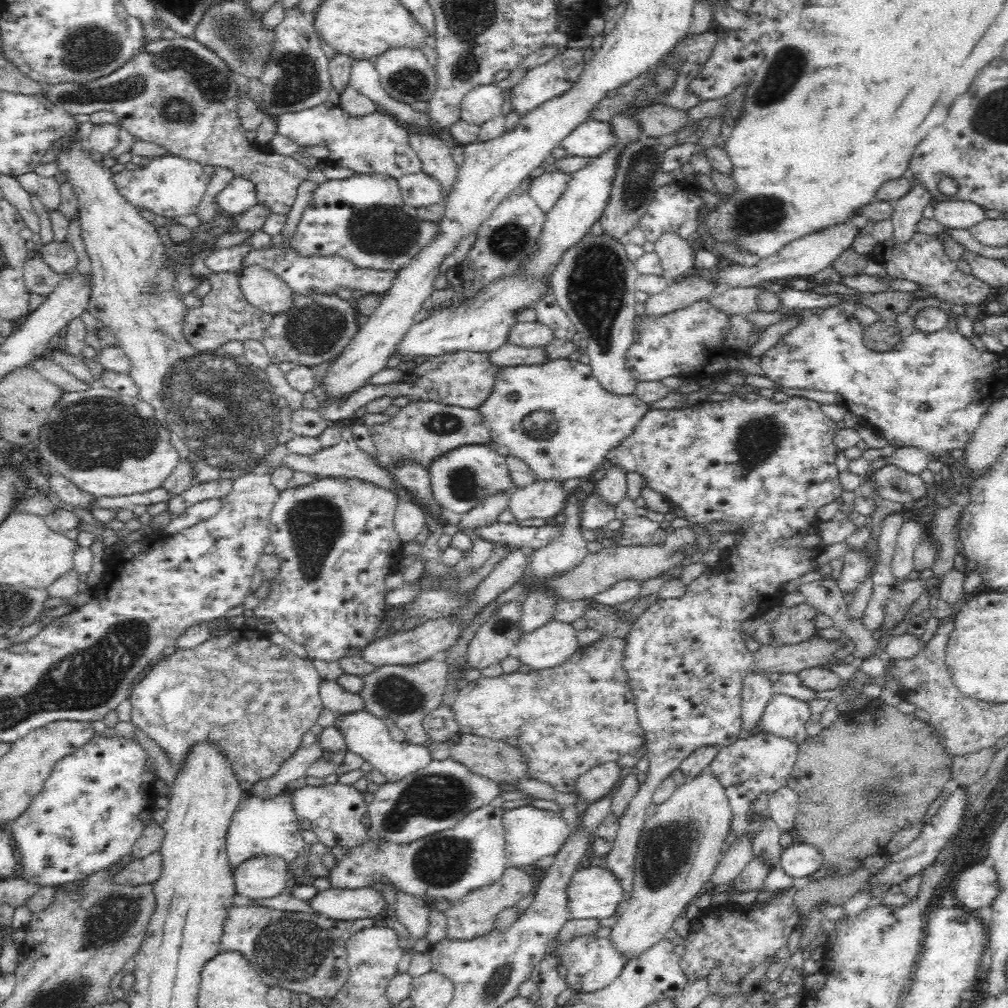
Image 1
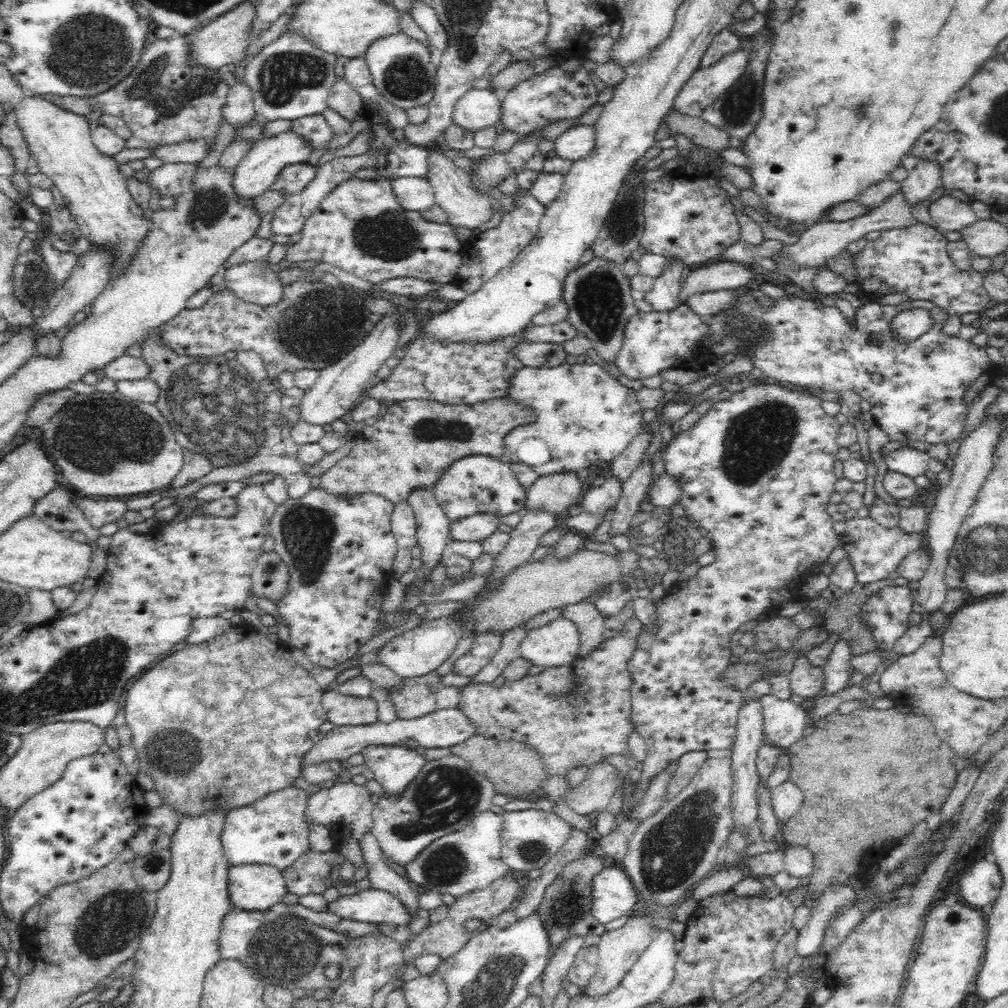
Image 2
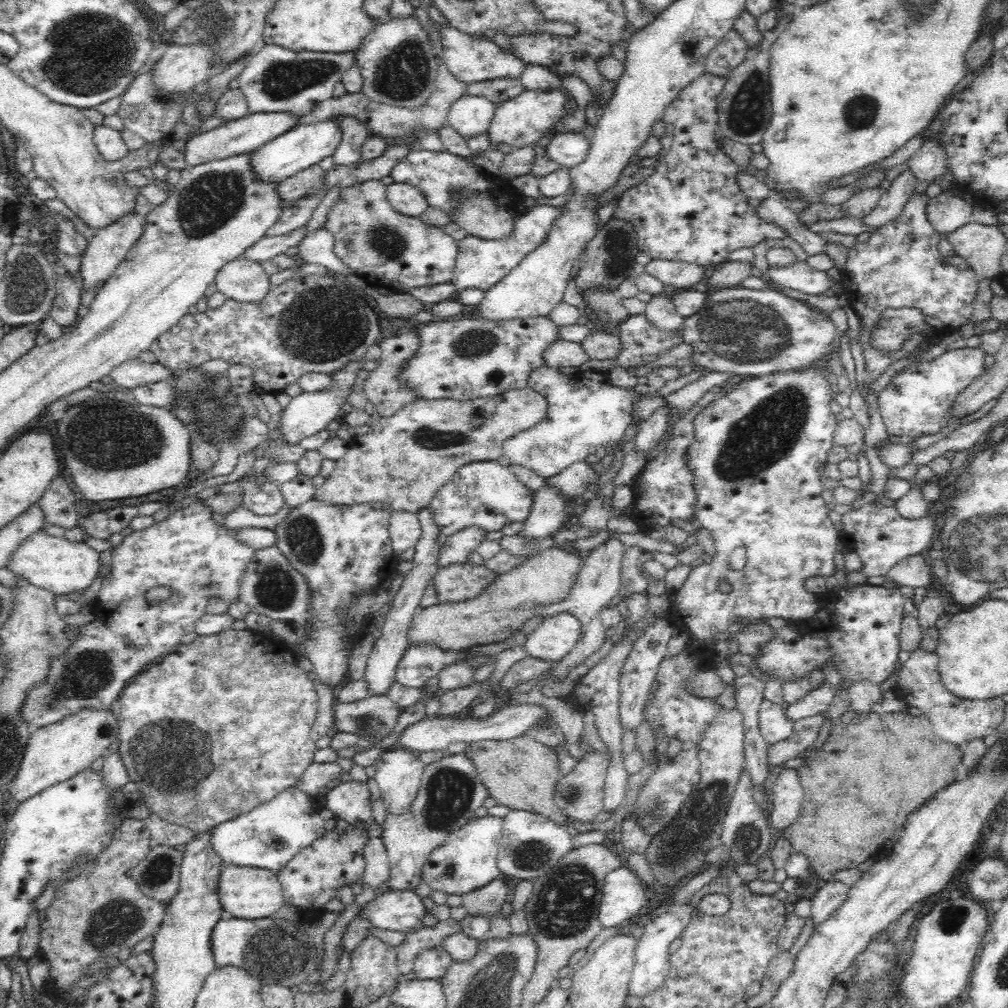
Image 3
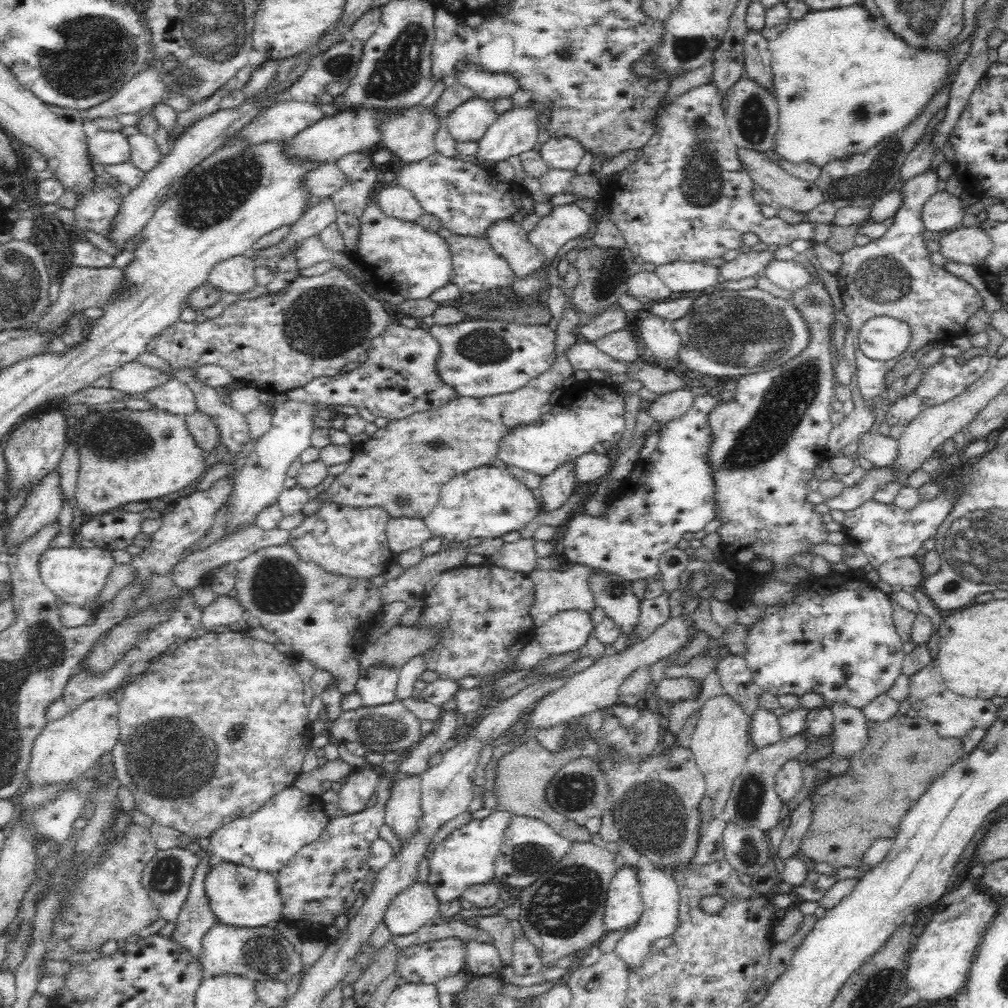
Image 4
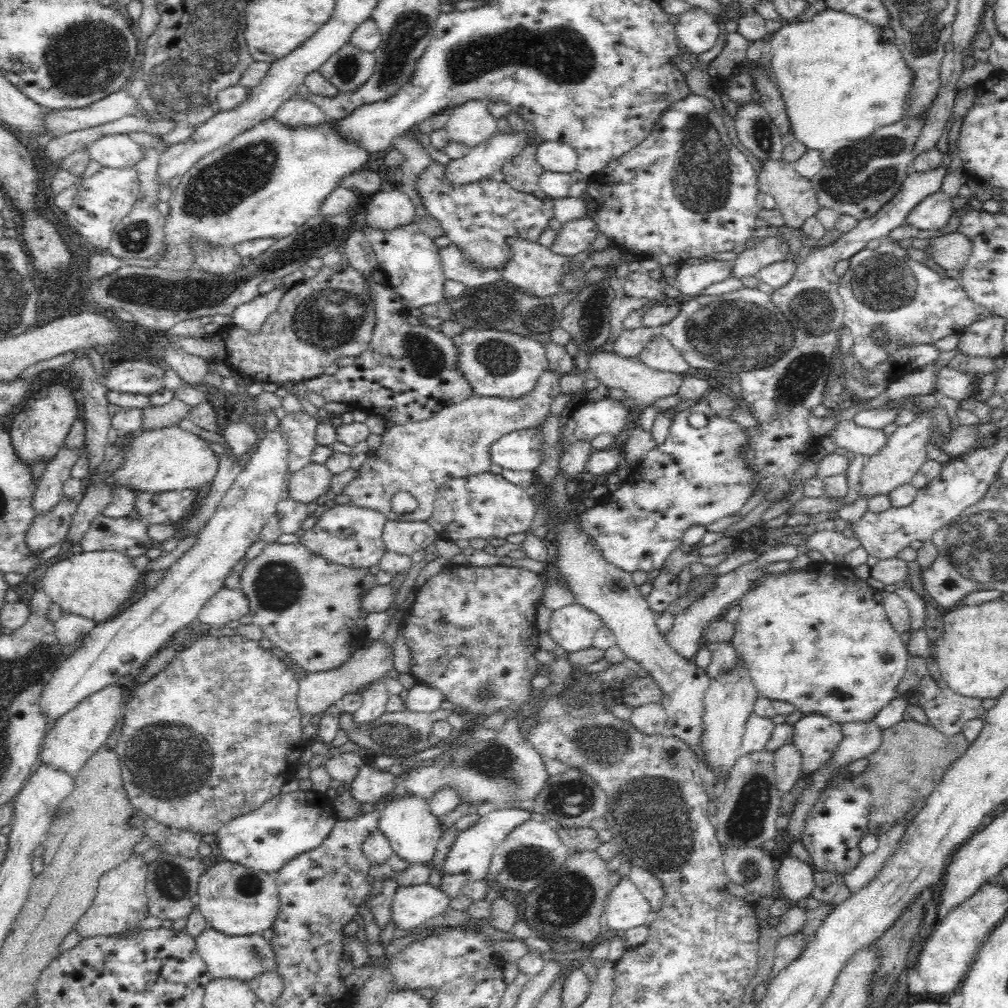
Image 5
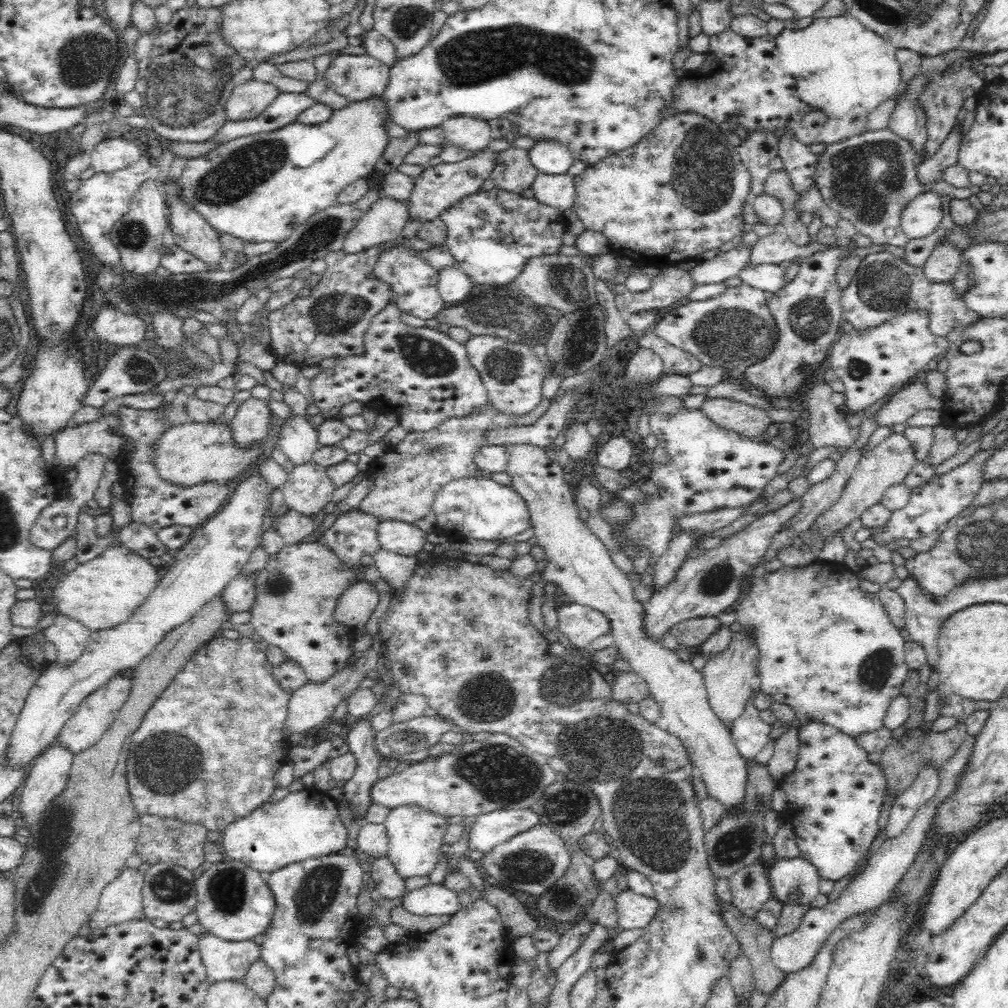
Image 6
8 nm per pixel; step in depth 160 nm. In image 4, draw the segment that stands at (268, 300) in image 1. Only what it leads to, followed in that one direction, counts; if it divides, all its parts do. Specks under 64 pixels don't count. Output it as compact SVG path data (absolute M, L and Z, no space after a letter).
M248 254L238 255L219 262L208 275L208 284L214 285L223 293L242 295L254 291L258 284L254 269L258 263Z

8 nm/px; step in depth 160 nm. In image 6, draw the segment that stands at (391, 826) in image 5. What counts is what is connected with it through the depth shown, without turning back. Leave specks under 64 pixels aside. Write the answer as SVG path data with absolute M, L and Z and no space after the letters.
M404 804L389 810L382 822L389 840L387 857L403 879L410 876L430 875L438 860L448 821L445 816L434 814L416 804Z

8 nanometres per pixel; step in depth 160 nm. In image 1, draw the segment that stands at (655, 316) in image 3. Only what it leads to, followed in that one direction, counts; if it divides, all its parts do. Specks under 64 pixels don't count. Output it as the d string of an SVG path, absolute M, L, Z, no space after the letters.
M664 232L655 244L655 253L660 257L663 266L661 277L669 284L695 270L695 249L678 233Z

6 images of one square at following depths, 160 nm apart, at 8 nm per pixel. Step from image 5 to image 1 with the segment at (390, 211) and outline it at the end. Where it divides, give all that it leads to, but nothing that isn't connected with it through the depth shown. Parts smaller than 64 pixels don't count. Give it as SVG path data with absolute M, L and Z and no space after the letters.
M426 172L406 174L397 179L400 191L406 205L421 208L430 204L437 204L444 200L442 187L436 178Z

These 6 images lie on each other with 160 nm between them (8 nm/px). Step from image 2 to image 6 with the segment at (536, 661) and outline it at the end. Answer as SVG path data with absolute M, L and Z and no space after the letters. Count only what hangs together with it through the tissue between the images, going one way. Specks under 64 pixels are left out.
M564 603L557 609L558 631L572 643L574 651L592 650L592 642L609 633L608 617L598 610L576 603Z

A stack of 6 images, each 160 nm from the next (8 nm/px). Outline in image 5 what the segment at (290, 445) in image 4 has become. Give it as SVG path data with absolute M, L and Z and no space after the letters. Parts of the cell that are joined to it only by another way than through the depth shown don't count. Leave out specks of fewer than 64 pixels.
M279 425L273 430L266 430L266 436L257 443L244 469L236 476L230 490L218 504L216 512L196 535L196 542L188 552L170 566L166 576L152 590L142 594L138 600L132 602L112 619L92 627L84 638L82 646L66 657L66 660L62 660L62 666L56 670L54 678L42 691L42 713L48 715L50 725L90 694L109 685L121 684L131 671L142 667L168 640L168 636L172 636L176 630L197 618L202 606L224 587L224 578L228 576L232 566L240 562L246 548L253 542L260 541L260 530L268 522L270 515L275 513L276 505L282 499L282 491L286 488L289 479L287 458L290 443Z

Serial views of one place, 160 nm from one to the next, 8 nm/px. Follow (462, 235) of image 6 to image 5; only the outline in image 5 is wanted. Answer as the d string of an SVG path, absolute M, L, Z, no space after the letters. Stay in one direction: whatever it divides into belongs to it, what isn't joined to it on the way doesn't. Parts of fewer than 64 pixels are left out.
M433 161L417 178L414 186L415 192L420 196L422 205L427 214L441 223L445 236L452 243L461 248L462 254L469 258L476 266L481 268L495 268L503 270L510 258L510 249L506 245L507 237L517 237L529 242L535 242L542 230L548 226L552 217L555 216L554 200L547 198L540 200L533 194L522 193L511 188L505 181L497 182L491 177L481 178L479 182L466 185L452 185L446 178L448 166Z

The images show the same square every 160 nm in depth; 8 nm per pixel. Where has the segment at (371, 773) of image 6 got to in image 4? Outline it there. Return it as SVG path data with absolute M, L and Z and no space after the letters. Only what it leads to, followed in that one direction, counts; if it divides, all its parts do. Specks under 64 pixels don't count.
M375 665L361 672L356 691L362 696L365 706L380 706L397 701L396 688L399 671L386 665Z

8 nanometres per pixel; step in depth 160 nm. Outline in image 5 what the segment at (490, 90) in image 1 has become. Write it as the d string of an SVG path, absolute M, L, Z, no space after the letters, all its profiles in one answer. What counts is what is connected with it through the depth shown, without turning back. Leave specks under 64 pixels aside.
M472 98L452 108L445 129L450 141L470 147L478 146L498 131L497 118L494 118L483 101Z

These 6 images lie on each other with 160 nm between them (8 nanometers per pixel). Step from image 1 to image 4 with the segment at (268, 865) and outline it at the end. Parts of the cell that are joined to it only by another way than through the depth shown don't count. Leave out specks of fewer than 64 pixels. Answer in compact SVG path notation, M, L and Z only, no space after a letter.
M222 861L211 866L205 880L205 891L219 923L256 929L278 923L282 918L283 902L275 873Z

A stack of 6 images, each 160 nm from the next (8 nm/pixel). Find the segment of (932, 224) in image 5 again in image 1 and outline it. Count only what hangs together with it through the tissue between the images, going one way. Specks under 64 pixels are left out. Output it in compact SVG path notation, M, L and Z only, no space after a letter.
M944 199L934 206L934 222L946 229L970 229L987 219L986 210L971 201Z

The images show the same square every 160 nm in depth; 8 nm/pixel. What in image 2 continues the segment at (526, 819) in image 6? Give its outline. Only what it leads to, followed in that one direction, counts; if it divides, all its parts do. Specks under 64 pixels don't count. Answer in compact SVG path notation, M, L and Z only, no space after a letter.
M490 810L474 815L470 824L454 833L435 838L408 864L404 864L406 880L418 884L426 891L436 890L440 895L449 894L455 898L486 888L496 879L509 874L510 868L500 856L502 825L500 814Z

